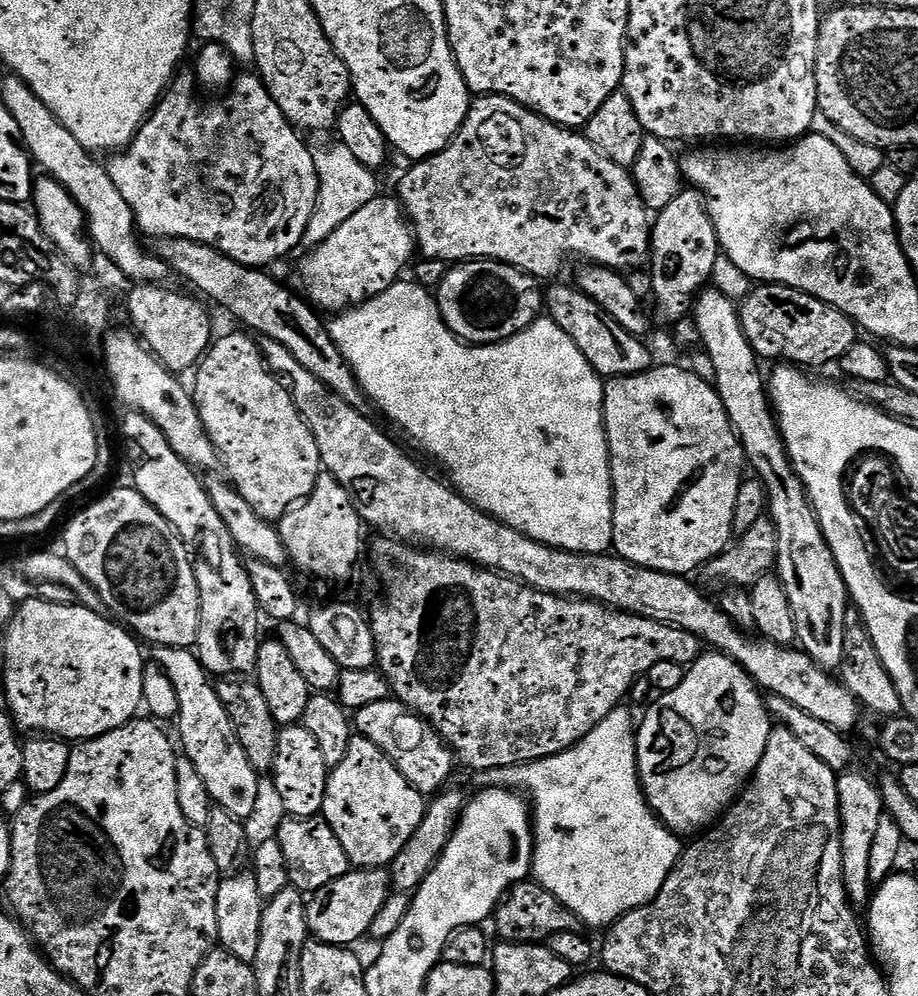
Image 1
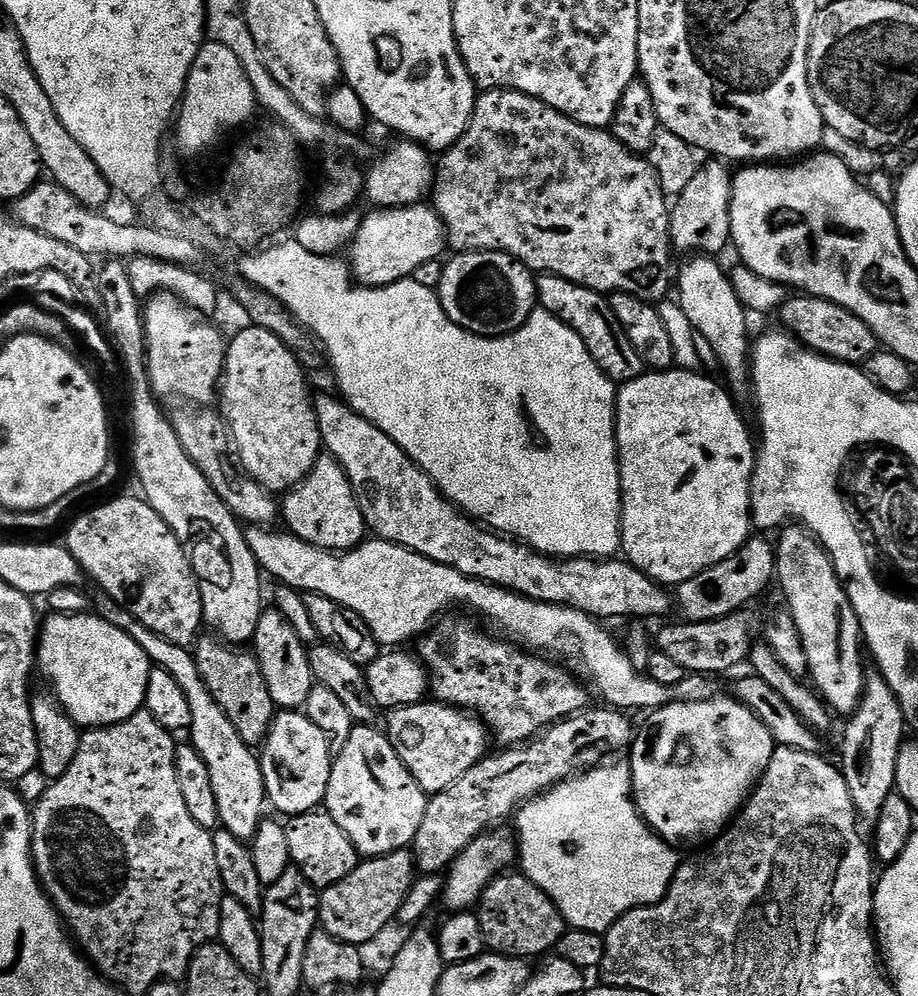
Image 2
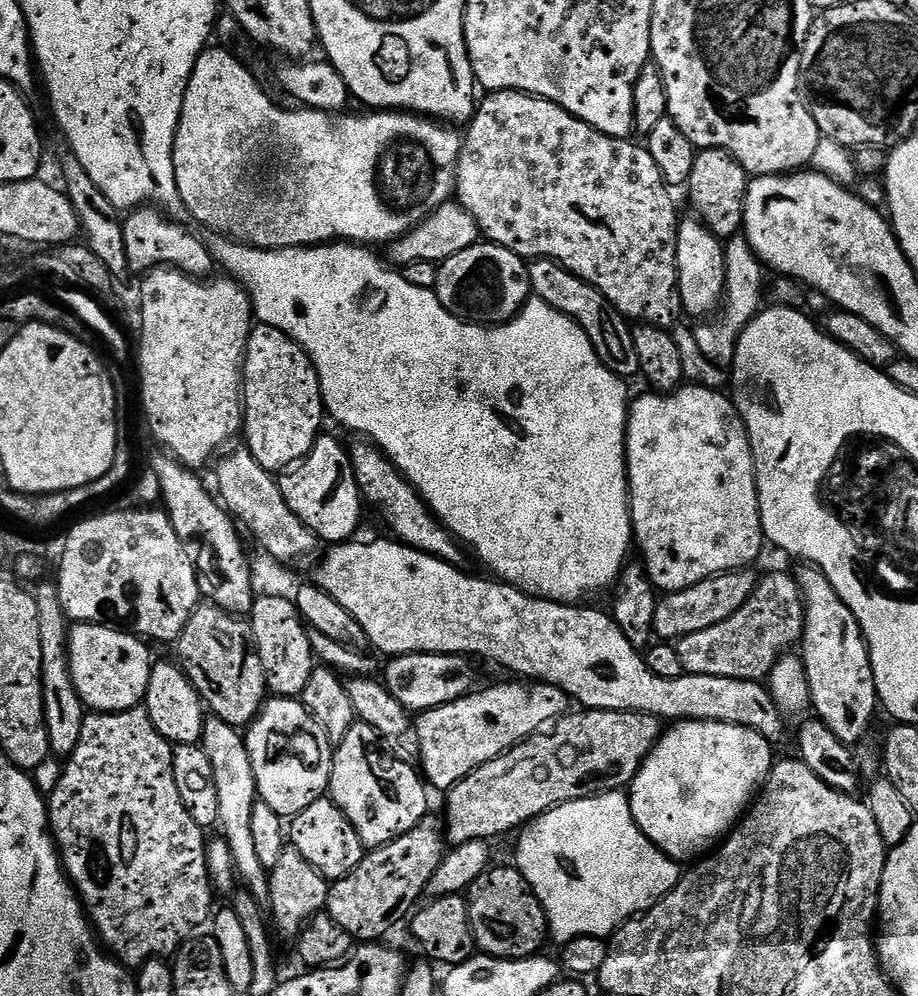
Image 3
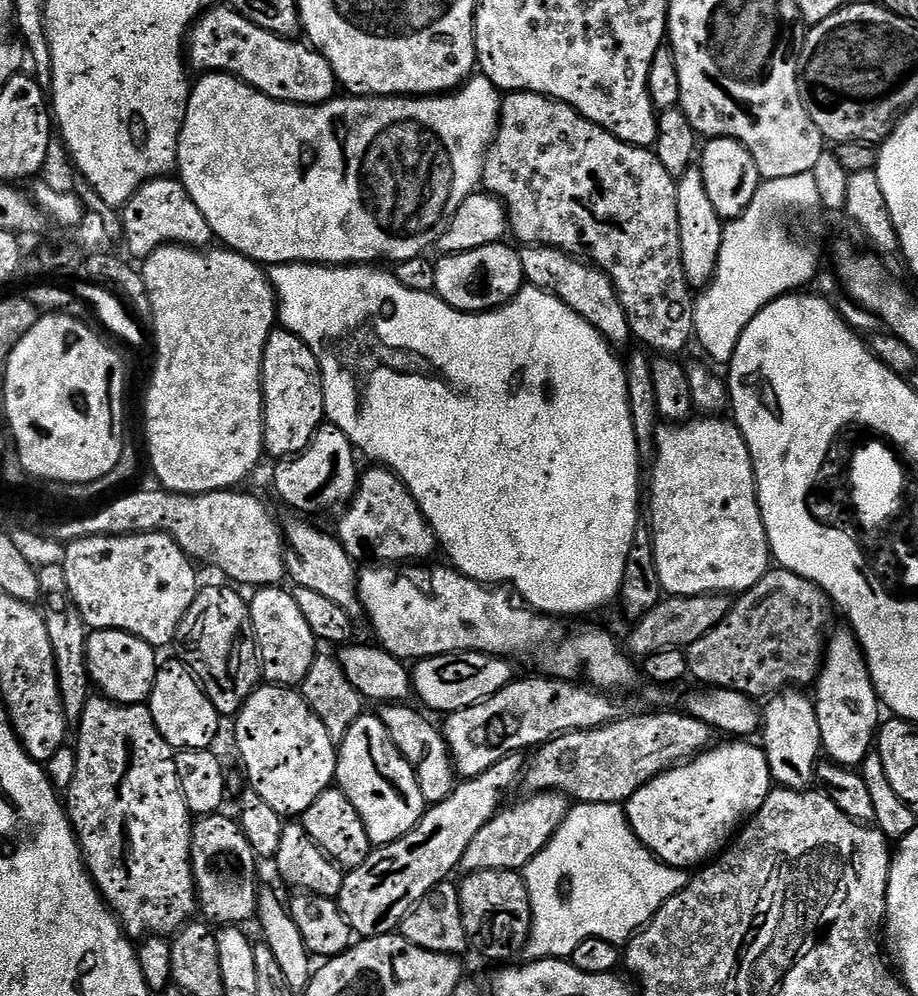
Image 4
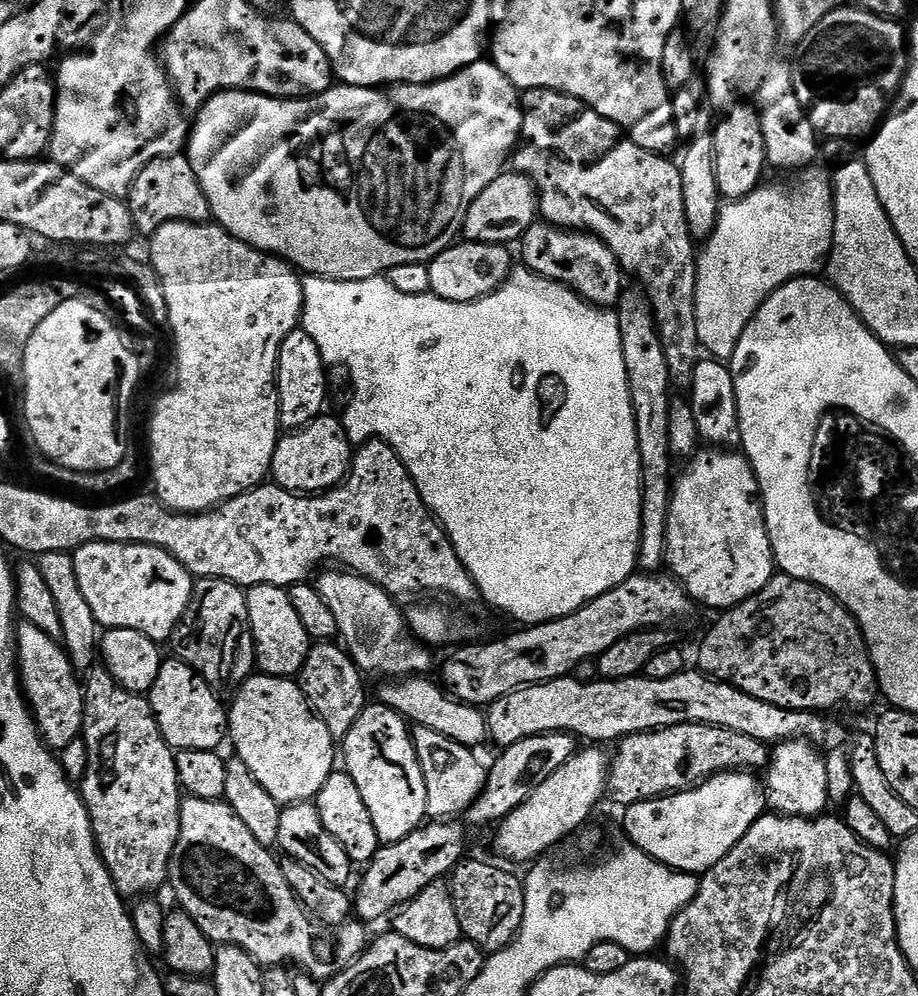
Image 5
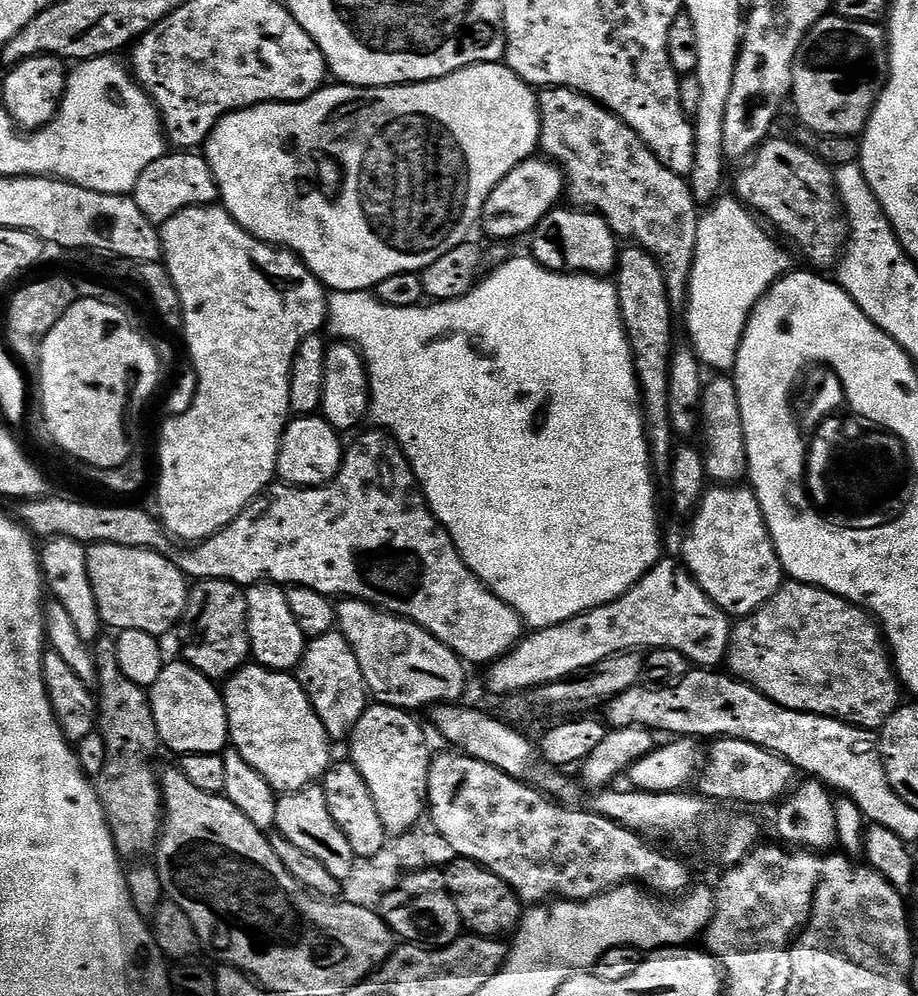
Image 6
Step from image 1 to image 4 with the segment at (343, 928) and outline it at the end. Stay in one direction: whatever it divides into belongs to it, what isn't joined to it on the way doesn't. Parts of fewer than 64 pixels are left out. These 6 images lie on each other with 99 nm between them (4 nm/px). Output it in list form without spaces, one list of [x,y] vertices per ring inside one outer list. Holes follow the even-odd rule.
[[[520,754],[507,756],[492,764],[490,770],[457,783],[449,796],[425,811],[415,828],[394,842],[373,847],[366,862],[345,875],[338,903],[357,937],[395,933],[414,905],[459,869],[474,834],[494,819],[505,803],[504,795],[521,783],[526,771],[524,758]]]

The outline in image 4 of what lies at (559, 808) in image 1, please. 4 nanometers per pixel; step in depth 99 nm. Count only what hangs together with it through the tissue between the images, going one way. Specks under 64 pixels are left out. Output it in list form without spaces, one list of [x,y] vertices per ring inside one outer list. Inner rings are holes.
[[[581,804],[569,807],[568,814],[562,826],[554,834],[554,838],[550,838],[550,842],[541,850],[530,863],[522,870],[522,875],[528,893],[530,894],[530,902],[532,903],[532,933],[528,936],[528,947],[526,956],[528,960],[550,960],[553,958],[568,958],[571,957],[572,951],[579,944],[586,942],[586,938],[602,938],[606,942],[617,946],[627,945],[628,941],[645,928],[648,923],[654,918],[654,914],[658,914],[660,907],[669,900],[674,894],[678,894],[688,885],[690,879],[689,873],[682,868],[671,868],[669,864],[663,864],[647,846],[638,839],[634,834],[634,830],[628,821],[627,811],[619,804]]]

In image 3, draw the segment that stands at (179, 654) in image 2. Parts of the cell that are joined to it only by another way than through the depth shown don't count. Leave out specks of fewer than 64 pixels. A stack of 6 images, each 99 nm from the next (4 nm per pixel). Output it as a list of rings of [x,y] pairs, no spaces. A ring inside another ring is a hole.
[[[209,715],[204,722],[202,747],[214,766],[214,779],[218,786],[218,818],[220,819],[218,828],[219,831],[224,831],[221,832],[222,839],[230,846],[230,854],[236,863],[236,871],[246,890],[256,900],[267,901],[270,894],[269,869],[264,868],[262,862],[258,862],[258,853],[252,837],[252,817],[258,797],[254,782],[254,766],[250,766],[250,754],[245,737],[218,717]]]

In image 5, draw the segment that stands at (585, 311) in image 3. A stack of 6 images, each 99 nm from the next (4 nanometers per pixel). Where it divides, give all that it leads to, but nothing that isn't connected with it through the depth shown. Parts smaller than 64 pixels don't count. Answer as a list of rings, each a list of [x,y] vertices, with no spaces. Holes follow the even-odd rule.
[[[537,222],[518,241],[519,248],[520,256],[524,259],[521,260],[523,267],[548,280],[565,284],[598,308],[615,309],[626,291],[626,273],[620,267],[618,258],[614,258],[614,250],[610,250],[610,246],[603,244],[596,236],[589,236],[579,230],[555,228],[547,222]]]

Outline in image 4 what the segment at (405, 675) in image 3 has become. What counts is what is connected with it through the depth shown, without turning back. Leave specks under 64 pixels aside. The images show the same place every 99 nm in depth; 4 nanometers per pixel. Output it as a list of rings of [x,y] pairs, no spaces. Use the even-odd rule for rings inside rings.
[[[447,652],[441,656],[426,656],[415,661],[411,669],[412,691],[429,713],[461,712],[498,694],[498,690],[512,683],[512,668],[513,661],[502,656],[487,656],[485,652]]]

